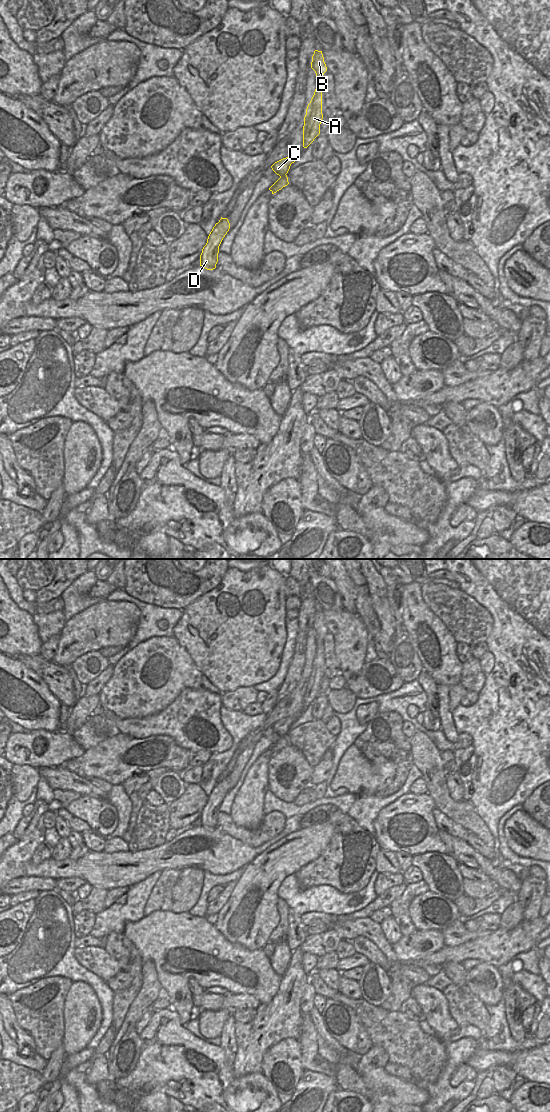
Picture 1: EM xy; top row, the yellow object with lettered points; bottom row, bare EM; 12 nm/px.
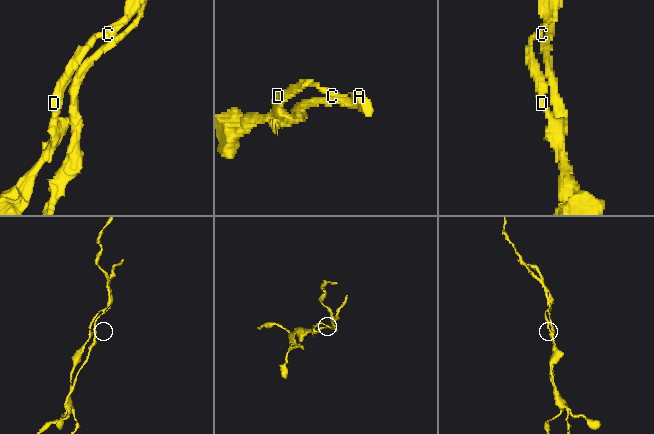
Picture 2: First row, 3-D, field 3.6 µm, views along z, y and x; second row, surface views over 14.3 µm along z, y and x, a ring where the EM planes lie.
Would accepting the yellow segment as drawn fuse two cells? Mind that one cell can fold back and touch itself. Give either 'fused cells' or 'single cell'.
fused cells

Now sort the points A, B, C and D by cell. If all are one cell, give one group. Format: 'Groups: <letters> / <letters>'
Groups: A C D / B.

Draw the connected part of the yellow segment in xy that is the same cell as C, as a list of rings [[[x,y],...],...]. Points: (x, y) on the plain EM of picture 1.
[[[296,714],[296,715],[293,715],[293,716],[288,716],[286,718],[283,718],[283,719],[275,722],[271,726],[271,728],[280,737],[284,736],[288,733],[291,724],[294,723],[297,718],[299,718],[299,714]]]

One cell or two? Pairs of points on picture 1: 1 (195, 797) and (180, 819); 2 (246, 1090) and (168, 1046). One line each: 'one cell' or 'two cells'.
1: one cell
2: one cell

